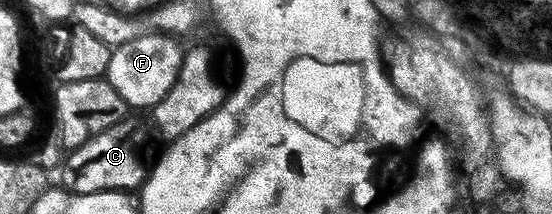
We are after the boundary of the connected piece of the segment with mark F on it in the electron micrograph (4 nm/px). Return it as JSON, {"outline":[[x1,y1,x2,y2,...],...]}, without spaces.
{"outline":[[143,32,138,37,111,49,108,68,104,76,110,81,112,88,120,92,127,107,153,108,170,91,180,72,184,53,183,47,178,47,178,42,177,37,168,34]]}

